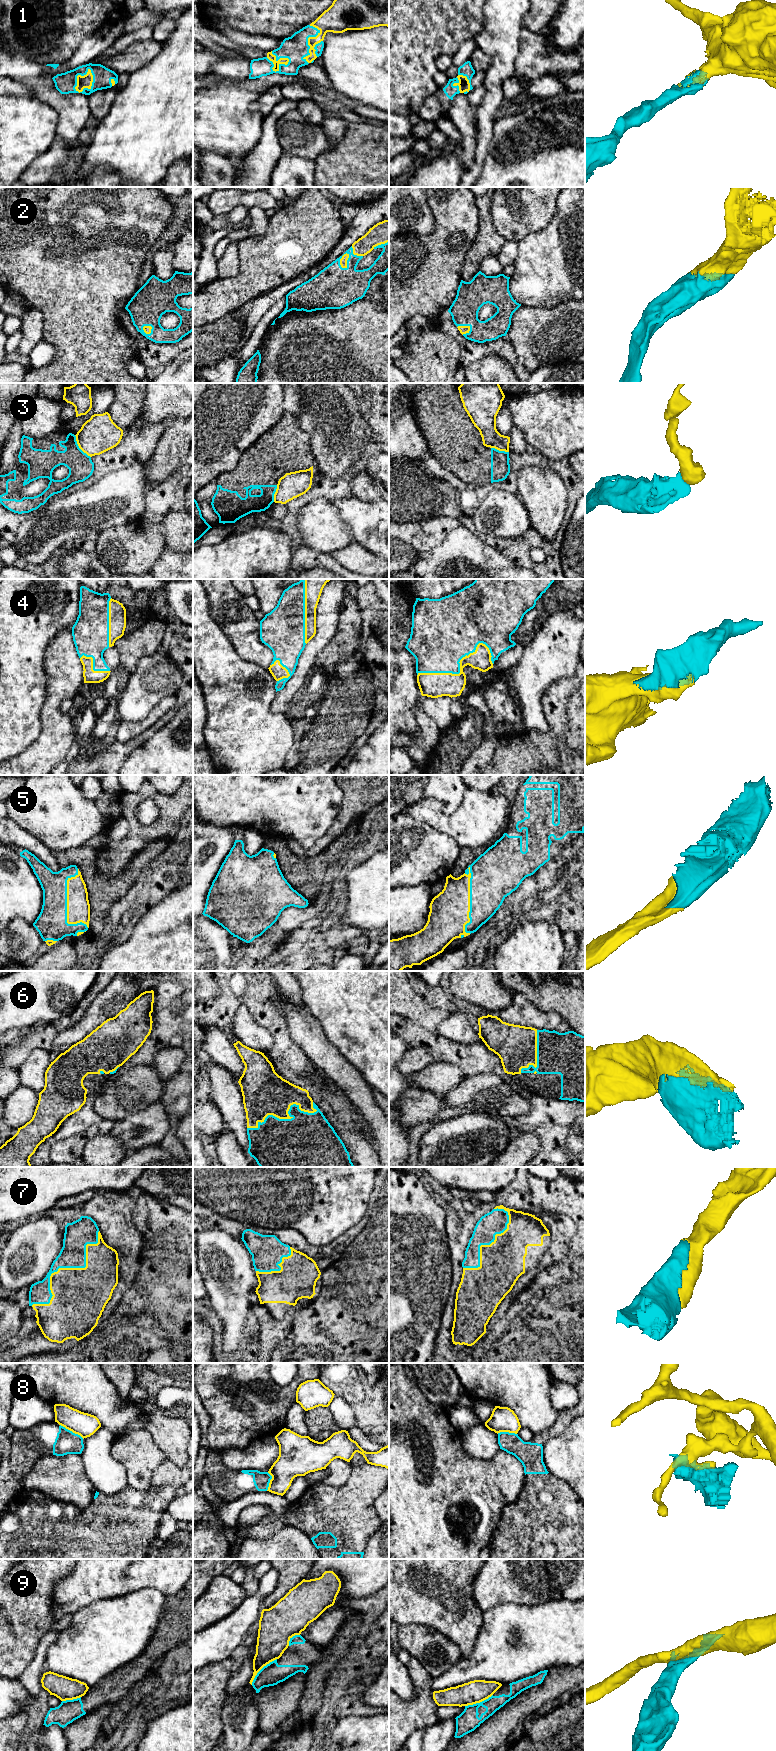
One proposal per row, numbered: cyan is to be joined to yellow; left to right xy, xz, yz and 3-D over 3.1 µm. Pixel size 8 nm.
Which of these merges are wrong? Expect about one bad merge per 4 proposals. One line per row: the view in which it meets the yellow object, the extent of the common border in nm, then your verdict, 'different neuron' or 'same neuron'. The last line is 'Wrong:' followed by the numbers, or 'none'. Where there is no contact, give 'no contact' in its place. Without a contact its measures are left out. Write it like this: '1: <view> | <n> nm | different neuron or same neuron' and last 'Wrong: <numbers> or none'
1: xy | 220 nm | same neuron
2: xz | 140 nm | same neuron
3: xy | 220 nm | different neuron
4: yz | 650 nm | same neuron
5: xy | 480 nm | same neuron
6: xz | 600 nm | same neuron
7: xy | 800 nm | same neuron
8: xy | 220 nm | different neuron
9: xz | 300 nm | different neuron
Wrong: 3, 8, 9

